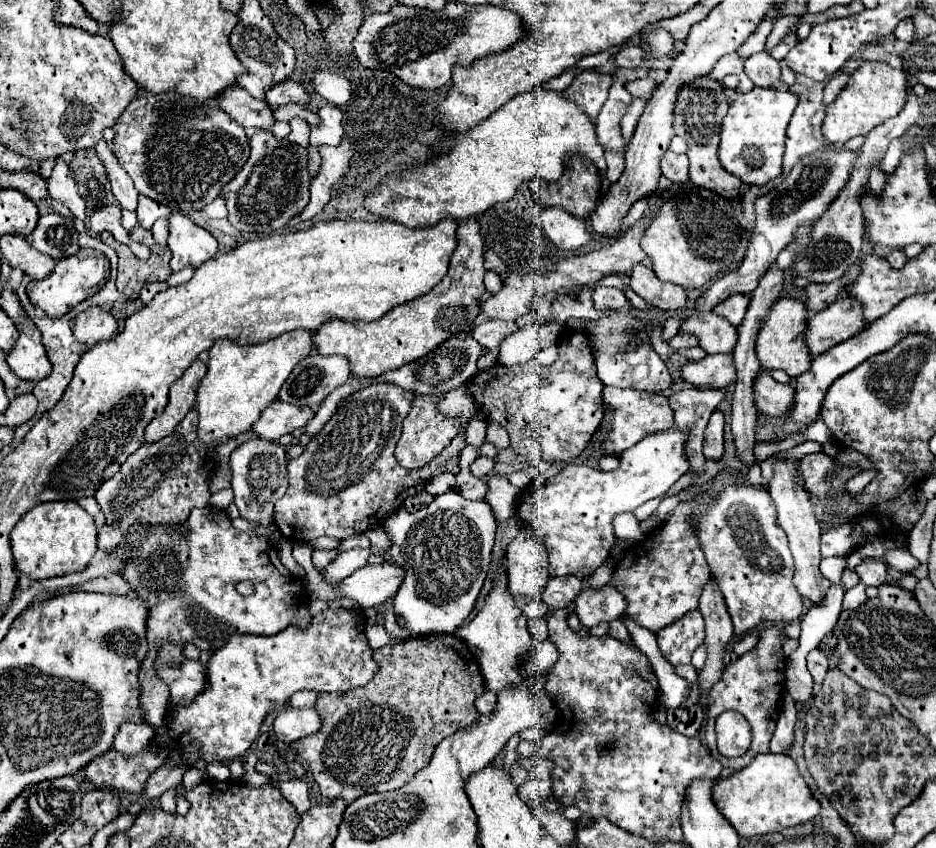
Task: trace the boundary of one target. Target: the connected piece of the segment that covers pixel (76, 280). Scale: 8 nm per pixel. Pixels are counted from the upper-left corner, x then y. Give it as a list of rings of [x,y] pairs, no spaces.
[[[81,248],[75,256],[61,258],[55,266],[55,270],[45,278],[45,280],[33,280],[27,286],[27,296],[33,306],[41,308],[49,318],[61,318],[69,310],[73,310],[77,304],[83,300],[91,298],[105,286],[109,278],[109,260],[103,252],[91,250],[91,248]]]

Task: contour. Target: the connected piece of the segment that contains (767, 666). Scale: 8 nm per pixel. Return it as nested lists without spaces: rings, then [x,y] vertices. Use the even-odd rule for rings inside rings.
[[[777,626],[761,630],[757,646],[753,650],[745,652],[743,656],[739,656],[733,664],[729,664],[723,670],[719,682],[713,684],[713,688],[709,692],[709,700],[707,700],[707,730],[705,730],[707,736],[705,738],[707,738],[707,746],[711,750],[711,756],[717,758],[723,766],[741,770],[741,768],[749,766],[749,762],[757,754],[769,752],[771,722],[773,722],[773,732],[775,732],[775,722],[777,722],[777,716],[779,716],[779,704],[781,704],[781,696],[783,696],[783,690],[785,690],[785,654],[781,650],[781,642],[783,640],[785,640],[785,634]],[[725,710],[737,710],[739,714],[743,714],[745,720],[749,722],[751,730],[753,730],[751,748],[745,752],[745,756],[725,758],[715,748],[715,718],[721,712],[725,712]]]

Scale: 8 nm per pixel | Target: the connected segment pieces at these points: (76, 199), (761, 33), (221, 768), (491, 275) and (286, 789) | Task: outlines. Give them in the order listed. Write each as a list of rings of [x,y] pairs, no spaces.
[[[57,160],[55,168],[53,168],[53,176],[47,186],[49,186],[49,196],[53,200],[61,200],[77,218],[81,218],[81,220],[87,218],[85,200],[79,194],[79,184],[63,160]]]
[[[764,20],[757,27],[749,38],[737,49],[737,53],[743,59],[749,58],[753,52],[760,52],[765,49],[765,42],[768,34],[773,28],[773,21]]]
[[[222,762],[208,763],[206,771],[209,778],[215,781],[225,781],[231,777],[228,767]]]
[[[487,270],[487,274],[485,274],[485,288],[491,294],[499,292],[501,290],[501,276],[497,276],[497,272],[493,272],[493,270]]]
[[[287,780],[287,782],[283,782],[281,786],[279,786],[279,790],[281,790],[281,794],[285,796],[285,800],[289,800],[291,804],[293,804],[293,808],[297,810],[297,812],[305,812],[305,810],[309,810],[309,806],[311,806],[311,802],[309,802],[309,788],[307,788],[307,784],[303,782],[303,780]]]

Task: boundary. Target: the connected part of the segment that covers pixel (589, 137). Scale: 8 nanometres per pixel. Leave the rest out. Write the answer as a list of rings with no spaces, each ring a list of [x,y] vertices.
[[[535,88],[511,98],[479,126],[461,134],[449,154],[385,178],[365,198],[365,206],[369,212],[393,218],[409,228],[433,226],[445,218],[463,220],[485,212],[497,202],[511,200],[517,188],[535,176],[555,182],[563,174],[567,154],[589,158],[601,172],[607,168],[605,150],[597,142],[595,122],[589,122],[581,108],[569,102],[563,92]]]

